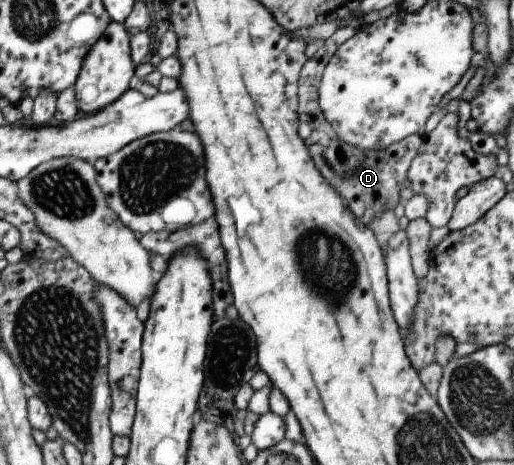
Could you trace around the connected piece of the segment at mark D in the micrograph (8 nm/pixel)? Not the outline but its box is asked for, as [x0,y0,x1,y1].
[296,18,421,225]

